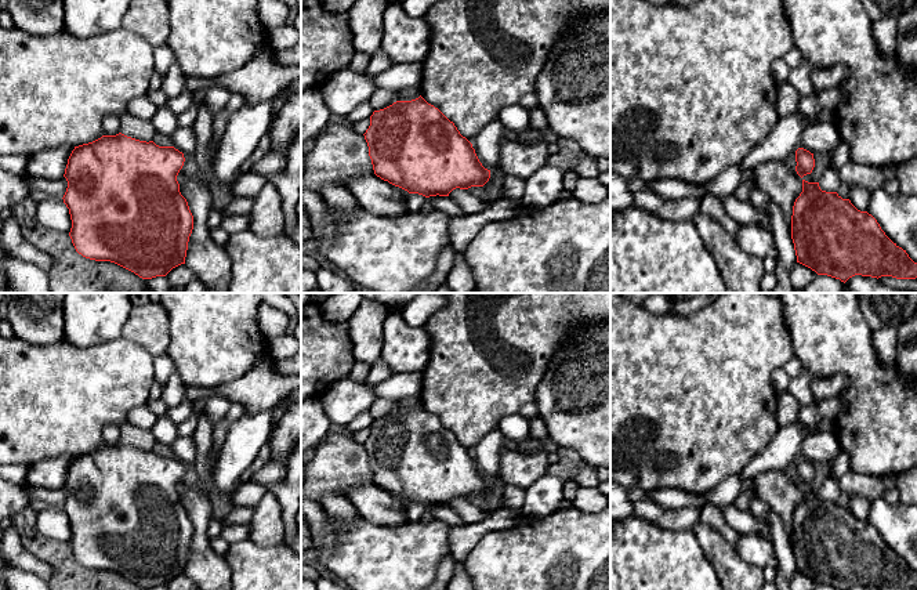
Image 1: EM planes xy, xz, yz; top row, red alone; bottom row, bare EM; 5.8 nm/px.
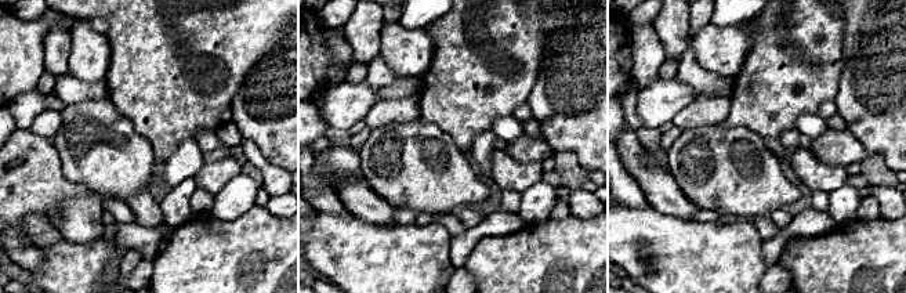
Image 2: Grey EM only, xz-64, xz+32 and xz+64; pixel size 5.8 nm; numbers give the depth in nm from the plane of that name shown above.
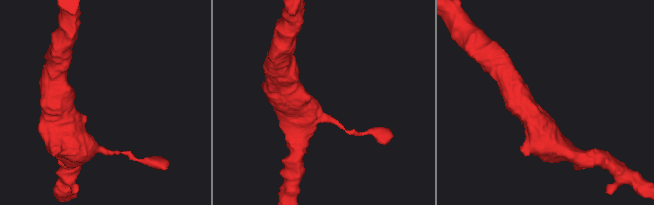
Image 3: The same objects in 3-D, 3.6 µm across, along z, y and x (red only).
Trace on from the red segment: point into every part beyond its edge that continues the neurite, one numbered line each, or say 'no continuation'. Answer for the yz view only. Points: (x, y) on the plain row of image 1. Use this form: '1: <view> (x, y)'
no continuation

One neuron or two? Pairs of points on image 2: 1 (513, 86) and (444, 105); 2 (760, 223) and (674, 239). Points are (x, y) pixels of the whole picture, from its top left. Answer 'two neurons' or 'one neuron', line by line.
1: one neuron
2: two neurons

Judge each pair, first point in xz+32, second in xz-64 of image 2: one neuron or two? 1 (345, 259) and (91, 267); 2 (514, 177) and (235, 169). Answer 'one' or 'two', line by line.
1: one
2: one

